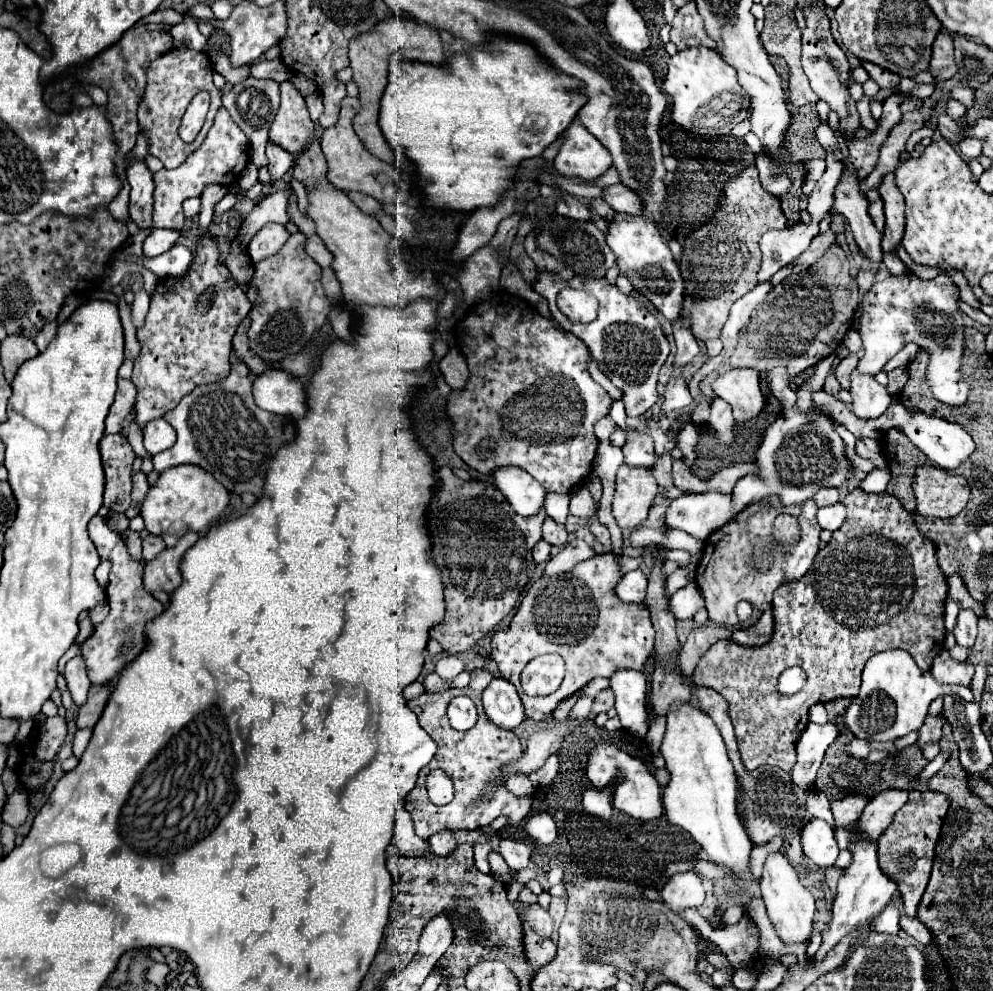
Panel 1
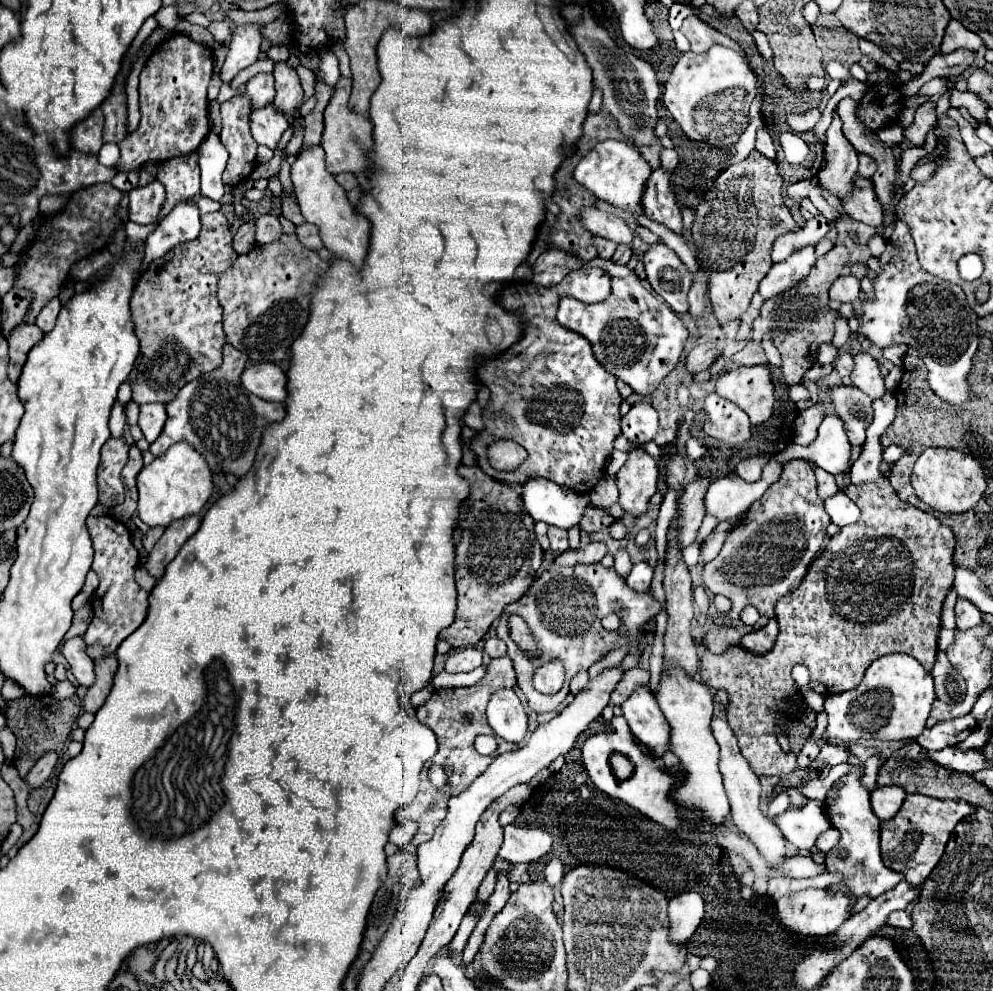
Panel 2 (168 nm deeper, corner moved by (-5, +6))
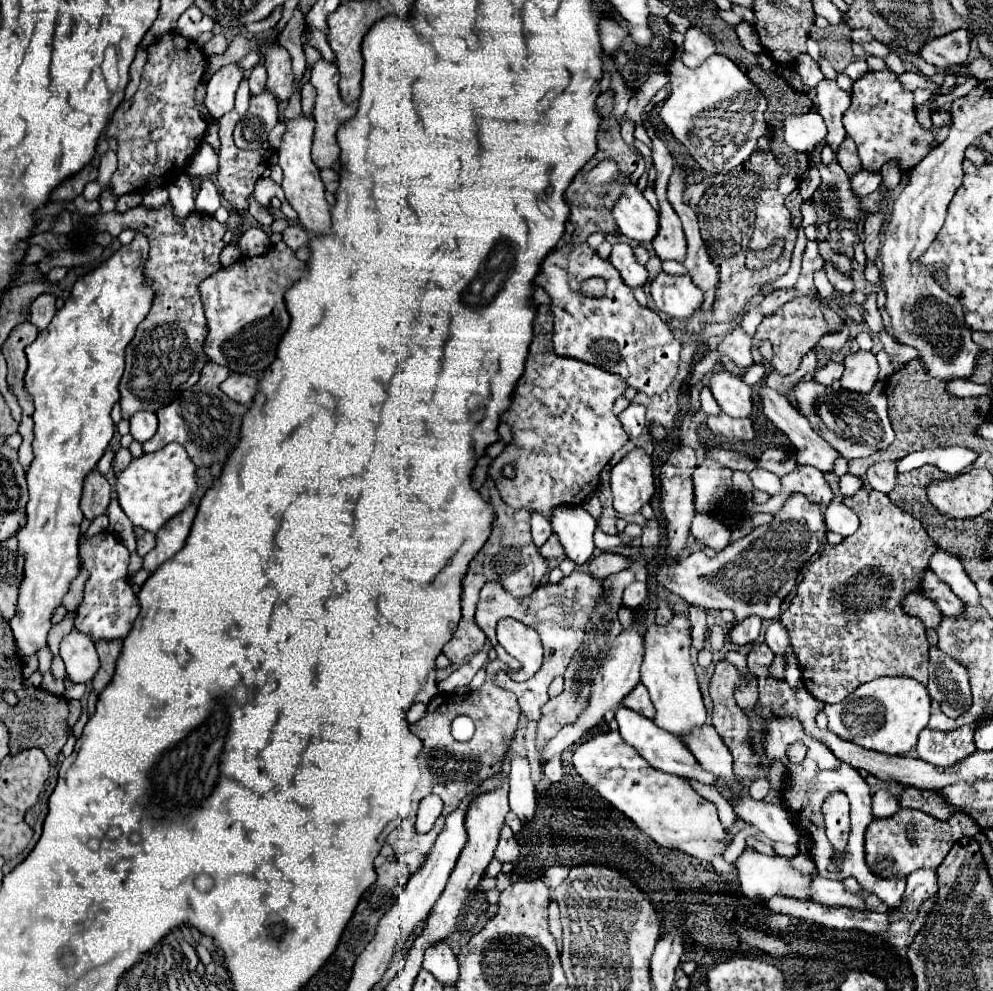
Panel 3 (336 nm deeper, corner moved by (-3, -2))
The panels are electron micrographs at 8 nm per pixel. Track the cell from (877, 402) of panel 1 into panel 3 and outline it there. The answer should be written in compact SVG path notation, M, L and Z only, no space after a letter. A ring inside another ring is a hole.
M857 351L845 357L843 361L845 371L841 377L843 389L857 391L857 393L869 393L877 381L879 365L871 351Z

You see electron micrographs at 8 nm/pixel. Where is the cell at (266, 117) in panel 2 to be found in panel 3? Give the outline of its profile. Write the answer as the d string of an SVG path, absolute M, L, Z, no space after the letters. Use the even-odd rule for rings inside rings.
M265 89L261 95L251 97L251 105L247 115L233 129L233 141L239 149L257 149L263 141L267 141L269 131L277 125L277 99Z

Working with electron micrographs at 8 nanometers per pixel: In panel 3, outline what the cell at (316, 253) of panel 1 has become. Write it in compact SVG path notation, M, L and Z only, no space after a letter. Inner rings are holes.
M297 225L287 227L281 235L283 235L283 241L285 241L293 251L297 251L299 247L303 247L303 245L309 243L309 235L307 235L307 231L301 229L301 227L297 227Z

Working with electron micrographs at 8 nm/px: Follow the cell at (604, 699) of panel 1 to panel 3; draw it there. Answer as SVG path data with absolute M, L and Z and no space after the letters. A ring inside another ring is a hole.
M641 683L633 689L633 693L629 693L629 695L625 697L623 707L641 713L641 715L647 717L647 719L655 719L653 703L651 703L651 699L649 699L649 695L647 695L647 689L645 689Z

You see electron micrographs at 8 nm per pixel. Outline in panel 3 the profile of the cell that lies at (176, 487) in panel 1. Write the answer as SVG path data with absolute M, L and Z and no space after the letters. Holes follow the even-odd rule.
M169 443L161 451L143 453L141 457L133 459L129 467L117 473L115 485L117 501L125 515L135 527L143 527L151 533L157 533L173 515L183 511L185 505L191 503L195 489L195 465L179 443Z

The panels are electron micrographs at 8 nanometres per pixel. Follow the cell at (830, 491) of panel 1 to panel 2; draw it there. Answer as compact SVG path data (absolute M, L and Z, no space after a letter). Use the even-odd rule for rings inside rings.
M813 467L813 471L815 471L815 477L817 477L817 491L819 491L821 499L827 499L827 497L831 497L839 491L835 477L831 473L823 471L821 467Z

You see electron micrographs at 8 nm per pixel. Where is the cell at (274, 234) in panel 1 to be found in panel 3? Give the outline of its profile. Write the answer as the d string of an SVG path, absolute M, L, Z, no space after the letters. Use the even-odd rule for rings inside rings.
M251 227L251 229L243 231L243 233L235 239L235 245L241 249L241 255L243 255L243 257L263 255L263 253L271 247L267 233L261 231L259 227Z

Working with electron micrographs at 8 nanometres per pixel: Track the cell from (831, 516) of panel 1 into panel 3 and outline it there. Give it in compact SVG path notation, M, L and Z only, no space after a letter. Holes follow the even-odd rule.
M829 503L823 517L825 517L827 529L833 531L833 533L839 533L843 537L853 535L859 527L859 519L857 519L855 511L851 511L843 503Z

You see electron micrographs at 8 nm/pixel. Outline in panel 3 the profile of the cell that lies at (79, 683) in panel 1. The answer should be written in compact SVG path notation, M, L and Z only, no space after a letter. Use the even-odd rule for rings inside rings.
M73 629L69 635L61 639L59 655L65 661L67 675L73 683L89 683L99 669L93 639L89 639L89 635L77 629Z

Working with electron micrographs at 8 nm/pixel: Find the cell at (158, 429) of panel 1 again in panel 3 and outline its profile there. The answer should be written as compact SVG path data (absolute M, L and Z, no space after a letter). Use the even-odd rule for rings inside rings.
M139 411L129 419L131 423L131 435L139 443L145 443L145 439L151 439L157 431L157 415L153 411Z

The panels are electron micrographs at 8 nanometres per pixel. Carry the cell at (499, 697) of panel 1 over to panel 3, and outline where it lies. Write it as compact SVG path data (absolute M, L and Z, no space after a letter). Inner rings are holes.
M513 757L511 771L509 771L509 807L521 819L523 825L529 825L535 815L537 799L535 799L535 785L529 777L529 763L523 757Z

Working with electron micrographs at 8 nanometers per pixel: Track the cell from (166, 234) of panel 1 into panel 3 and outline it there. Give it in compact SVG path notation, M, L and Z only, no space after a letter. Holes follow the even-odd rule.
M181 173L169 185L169 201L173 205L177 219L185 219L195 211L195 187L189 173Z

